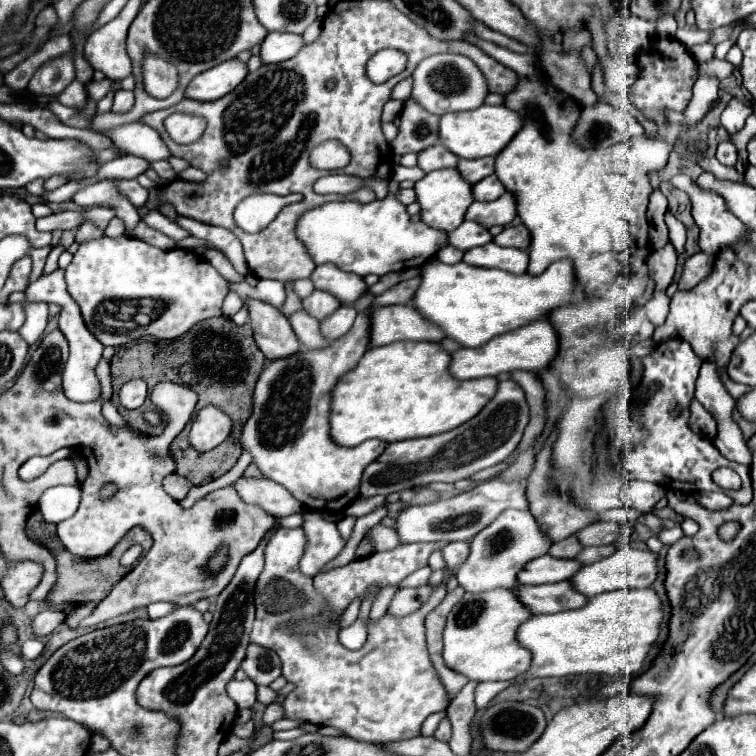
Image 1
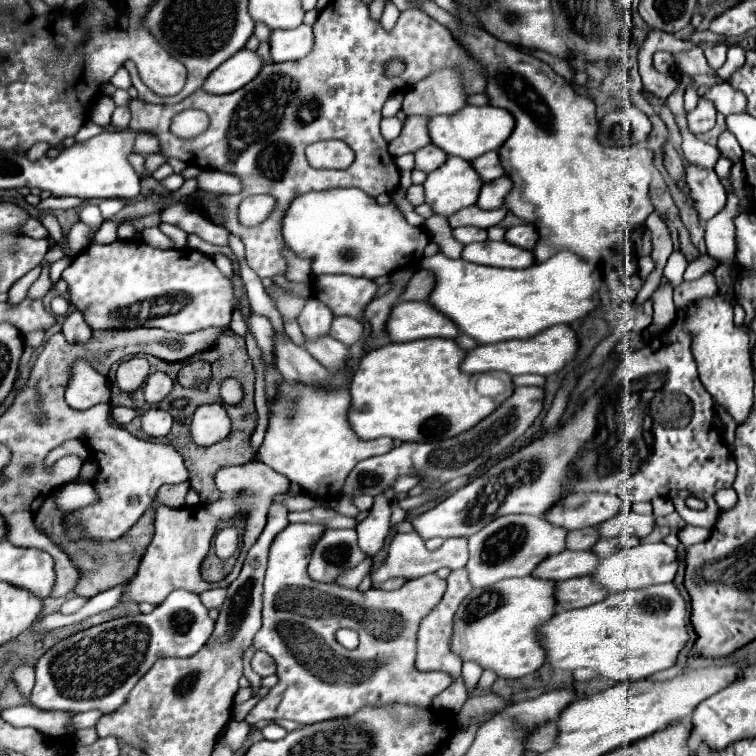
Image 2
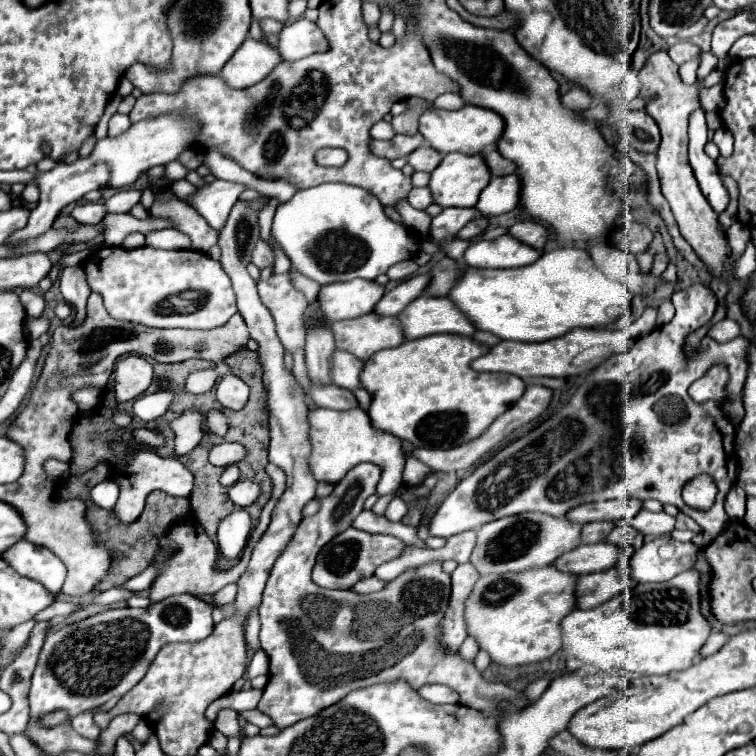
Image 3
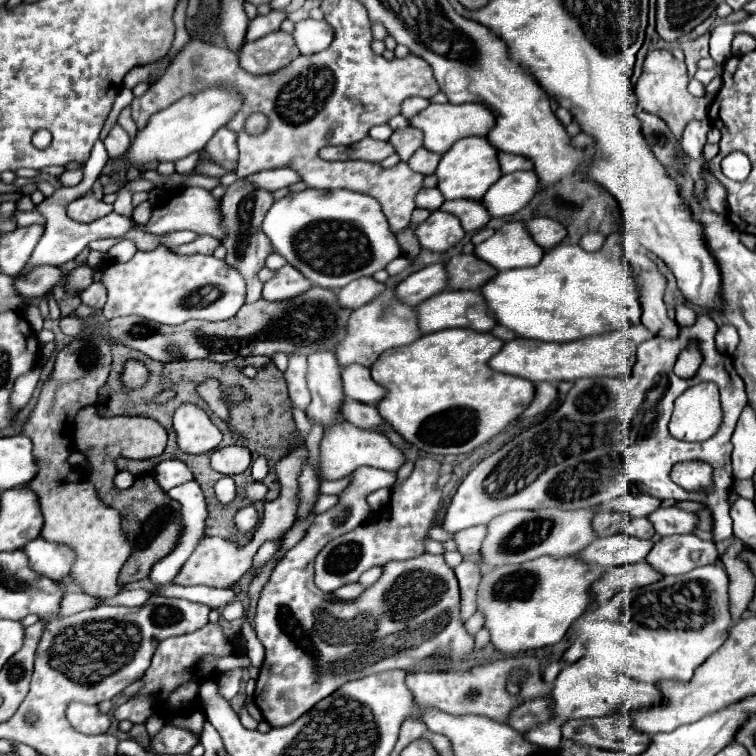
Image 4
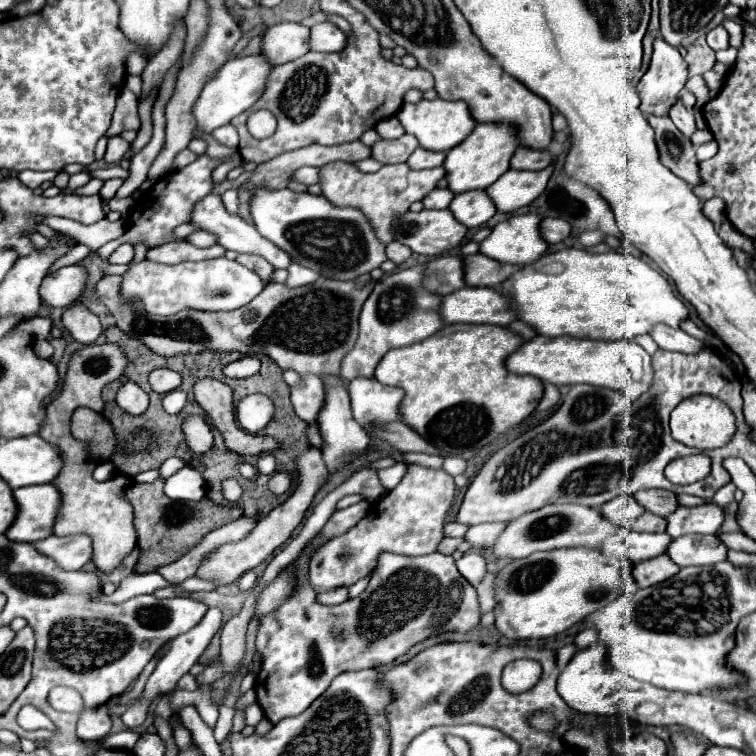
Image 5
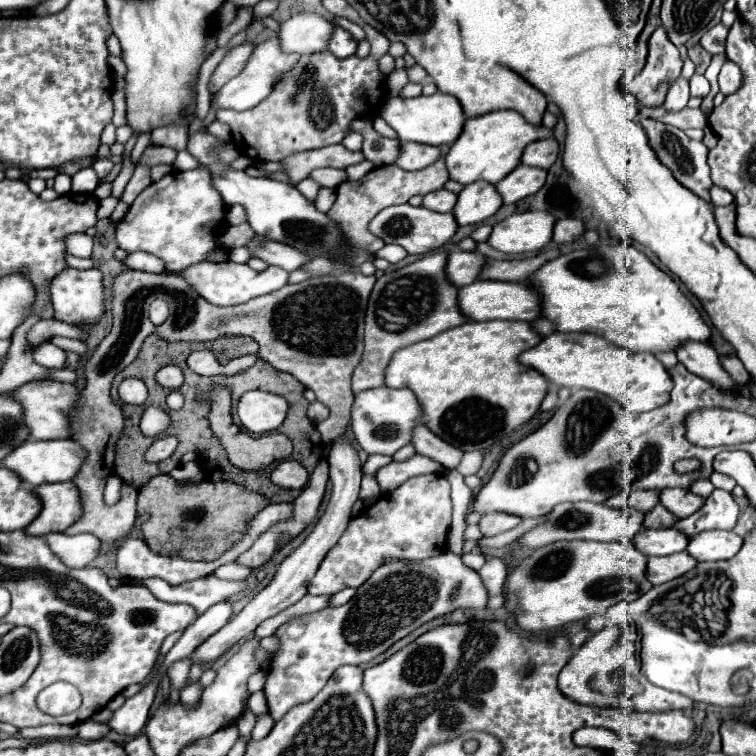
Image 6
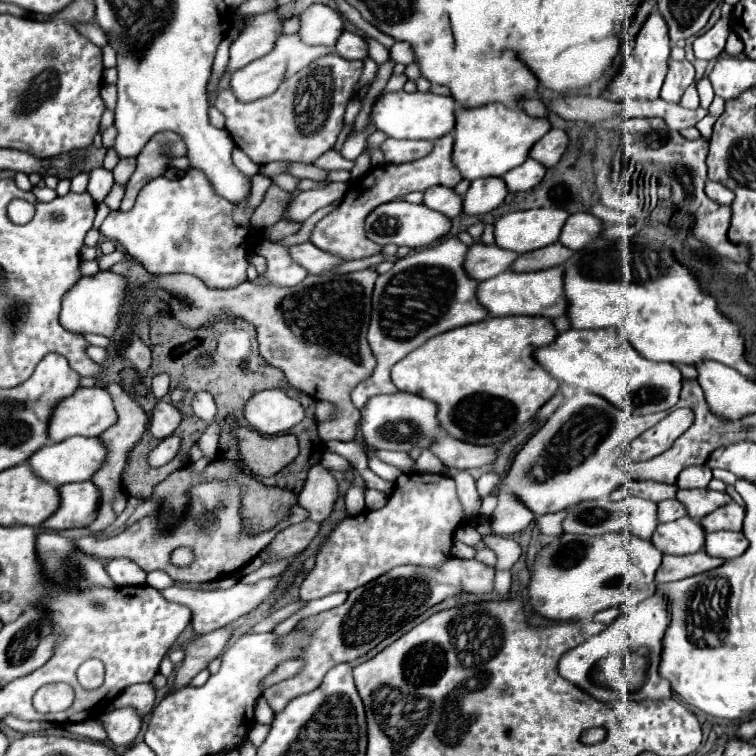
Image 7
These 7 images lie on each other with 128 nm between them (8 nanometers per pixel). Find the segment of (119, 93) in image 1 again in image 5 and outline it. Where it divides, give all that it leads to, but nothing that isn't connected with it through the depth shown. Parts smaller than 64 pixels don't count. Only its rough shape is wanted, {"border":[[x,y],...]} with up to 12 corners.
{"border":[[122,136],[108,138],[104,160],[116,164],[130,144]]}

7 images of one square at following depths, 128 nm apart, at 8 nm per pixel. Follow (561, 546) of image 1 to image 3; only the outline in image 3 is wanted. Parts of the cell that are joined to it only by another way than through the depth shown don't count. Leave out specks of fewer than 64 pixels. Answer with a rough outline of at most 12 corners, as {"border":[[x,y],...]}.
{"border":[[590,522],[582,526],[582,544],[602,542],[614,522]]}

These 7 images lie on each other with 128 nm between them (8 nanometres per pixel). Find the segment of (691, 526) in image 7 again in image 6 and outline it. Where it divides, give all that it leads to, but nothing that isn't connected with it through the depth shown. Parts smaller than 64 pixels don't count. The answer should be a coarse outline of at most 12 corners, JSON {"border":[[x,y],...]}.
{"border":[[676,528],[640,530],[634,546],[644,556],[682,552],[688,538]]}

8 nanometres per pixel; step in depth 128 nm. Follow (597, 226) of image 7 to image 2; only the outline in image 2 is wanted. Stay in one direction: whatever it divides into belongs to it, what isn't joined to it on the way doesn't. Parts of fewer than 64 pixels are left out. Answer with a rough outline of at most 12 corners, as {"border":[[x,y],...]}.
{"border":[[530,224],[506,230],[506,242],[532,250],[538,240]]}

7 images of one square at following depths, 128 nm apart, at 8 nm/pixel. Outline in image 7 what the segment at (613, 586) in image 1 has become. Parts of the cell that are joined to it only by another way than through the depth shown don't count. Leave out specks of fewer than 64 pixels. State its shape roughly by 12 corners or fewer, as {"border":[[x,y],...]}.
{"border":[[730,530],[706,534],[704,552],[724,560],[740,556],[744,534]]}

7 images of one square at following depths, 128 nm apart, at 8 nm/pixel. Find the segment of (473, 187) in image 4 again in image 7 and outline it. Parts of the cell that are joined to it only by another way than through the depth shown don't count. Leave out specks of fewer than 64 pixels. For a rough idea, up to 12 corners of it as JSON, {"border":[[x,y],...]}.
{"border":[[504,104],[458,108],[452,162],[502,178],[550,130]]}

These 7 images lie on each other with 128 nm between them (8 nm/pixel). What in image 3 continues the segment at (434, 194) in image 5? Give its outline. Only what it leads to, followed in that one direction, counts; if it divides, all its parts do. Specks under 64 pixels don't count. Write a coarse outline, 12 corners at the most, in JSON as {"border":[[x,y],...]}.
{"border":[[412,188],[408,202],[424,210],[432,204],[428,188]]}

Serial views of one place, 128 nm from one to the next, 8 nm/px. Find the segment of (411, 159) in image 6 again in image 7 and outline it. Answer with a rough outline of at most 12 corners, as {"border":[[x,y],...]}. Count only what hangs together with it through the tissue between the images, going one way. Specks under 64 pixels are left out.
{"border":[[430,140],[382,142],[386,162],[406,164],[432,150]]}

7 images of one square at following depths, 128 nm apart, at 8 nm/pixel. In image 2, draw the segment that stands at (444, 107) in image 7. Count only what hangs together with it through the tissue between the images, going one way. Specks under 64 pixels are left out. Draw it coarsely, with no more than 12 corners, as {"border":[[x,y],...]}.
{"border":[[468,106],[428,124],[448,156],[474,160],[498,150],[514,116]]}

